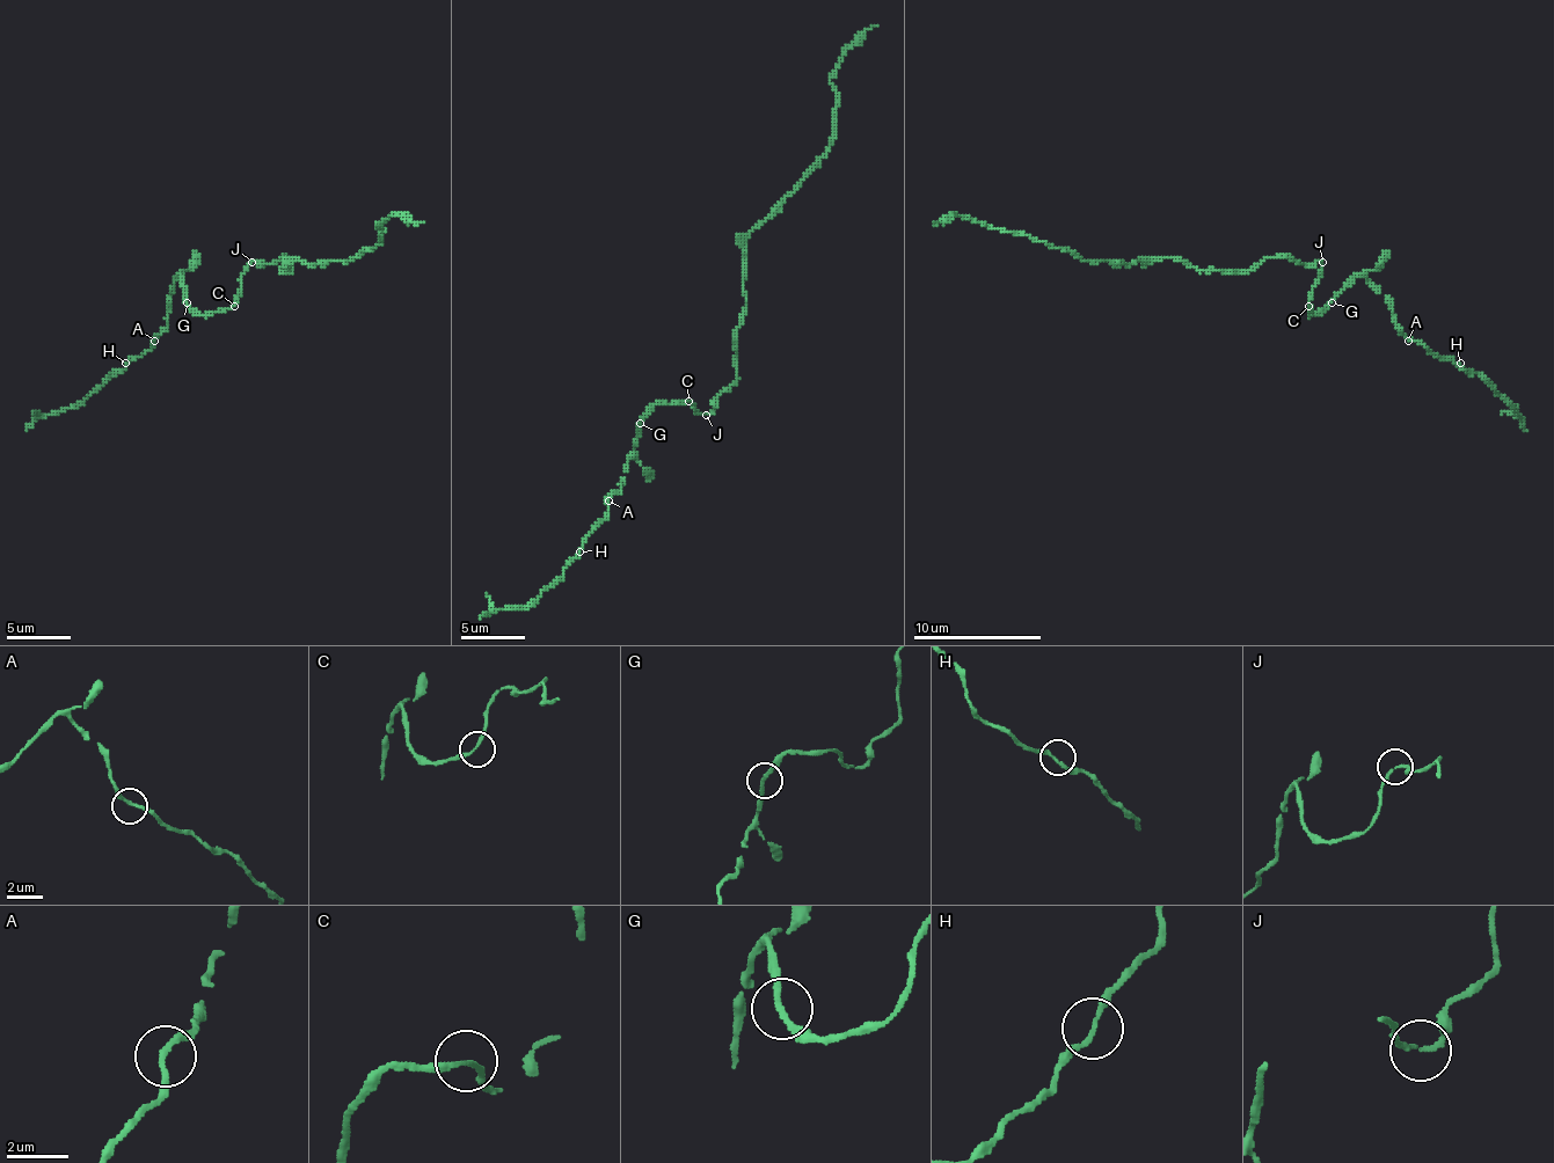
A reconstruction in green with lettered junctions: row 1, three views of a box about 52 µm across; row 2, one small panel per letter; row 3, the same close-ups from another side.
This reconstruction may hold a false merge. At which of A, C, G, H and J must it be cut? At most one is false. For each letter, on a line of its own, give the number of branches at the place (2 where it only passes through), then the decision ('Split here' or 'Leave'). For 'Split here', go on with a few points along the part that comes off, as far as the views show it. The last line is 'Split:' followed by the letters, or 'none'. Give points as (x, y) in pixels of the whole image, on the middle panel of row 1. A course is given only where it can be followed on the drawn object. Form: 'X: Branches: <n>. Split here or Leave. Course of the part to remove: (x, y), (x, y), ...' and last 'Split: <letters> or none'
A: Branches: 2. Leave
C: Branches: 2. Leave
G: Branches: 2. Leave
H: Branches: 2. Leave
J: Branches: 2. Leave
Split: none

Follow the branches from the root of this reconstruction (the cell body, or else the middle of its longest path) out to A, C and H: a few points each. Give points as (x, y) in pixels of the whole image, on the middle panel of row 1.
A: (714, 408), (698, 414), (688, 401), (656, 404), (640, 423), (621, 488), (608, 500)
C: (714, 408), (708, 414), (698, 414), (688, 401)
H: (714, 408), (708, 414), (688, 401), (654, 408), (608, 517), (579, 551)

